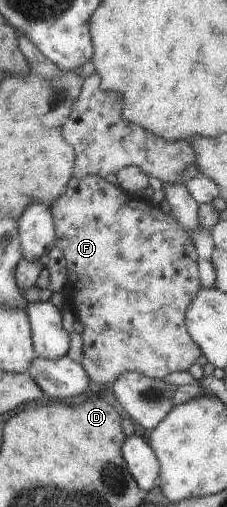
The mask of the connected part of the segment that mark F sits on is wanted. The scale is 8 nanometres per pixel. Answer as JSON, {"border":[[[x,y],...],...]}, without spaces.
{"border":[[[84,176],[82,179],[73,177],[68,182],[66,191],[50,206],[50,212],[52,220],[54,220],[54,234],[56,234],[54,246],[62,251],[68,262],[68,284],[64,286],[62,293],[68,308],[74,310],[76,318],[81,324],[83,358],[80,364],[90,380],[92,389],[109,397],[109,390],[116,382],[116,378],[126,372],[136,372],[149,378],[161,380],[171,373],[189,371],[202,354],[187,332],[186,312],[192,304],[192,300],[203,288],[199,278],[196,246],[194,246],[191,234],[184,230],[171,214],[164,214],[159,206],[152,201],[128,195],[100,176]]]}

